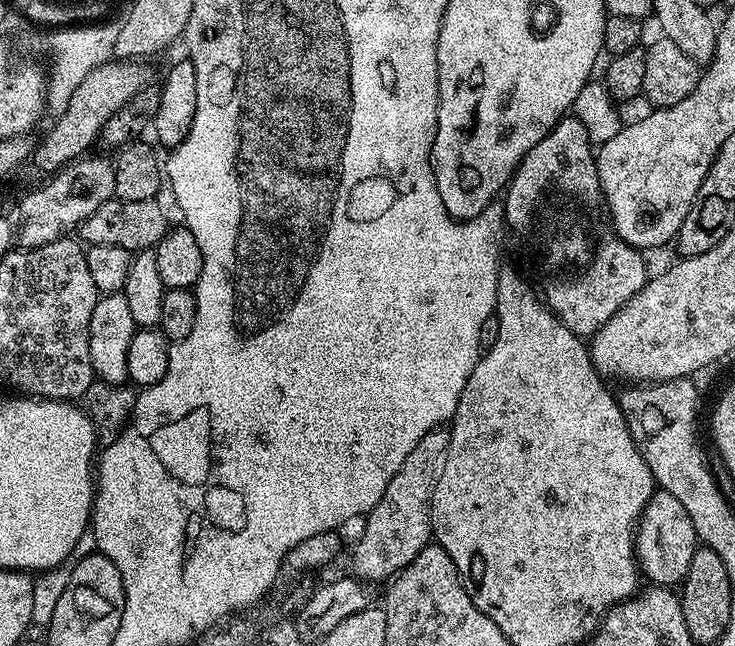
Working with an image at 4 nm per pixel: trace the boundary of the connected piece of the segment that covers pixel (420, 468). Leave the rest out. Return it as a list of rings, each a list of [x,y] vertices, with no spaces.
[[[441,426],[430,430],[414,450],[410,450],[406,462],[398,469],[398,474],[390,478],[390,486],[386,486],[386,494],[369,510],[363,521],[364,533],[352,552],[352,564],[355,575],[365,582],[384,580],[388,582],[423,550],[433,539],[432,531],[432,499],[438,478],[442,474],[442,466],[446,466],[446,454],[450,450],[451,431]]]

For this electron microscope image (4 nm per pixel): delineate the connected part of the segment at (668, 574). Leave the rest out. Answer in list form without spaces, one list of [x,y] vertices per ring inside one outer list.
[[[657,489],[653,491],[650,502],[644,507],[644,513],[636,523],[636,563],[645,581],[656,586],[676,586],[681,583],[690,570],[690,558],[694,558],[694,550],[698,546],[694,522],[690,522],[690,514],[678,503],[678,498],[668,491]]]

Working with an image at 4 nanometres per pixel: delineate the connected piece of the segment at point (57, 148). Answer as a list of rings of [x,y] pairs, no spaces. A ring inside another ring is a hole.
[[[112,58],[106,64],[93,66],[90,74],[86,74],[86,78],[78,82],[63,112],[55,117],[52,129],[35,145],[30,159],[31,166],[40,172],[55,174],[73,160],[81,159],[91,149],[88,147],[99,141],[100,131],[106,126],[106,122],[145,87],[144,67],[143,63],[125,62],[119,58]]]

